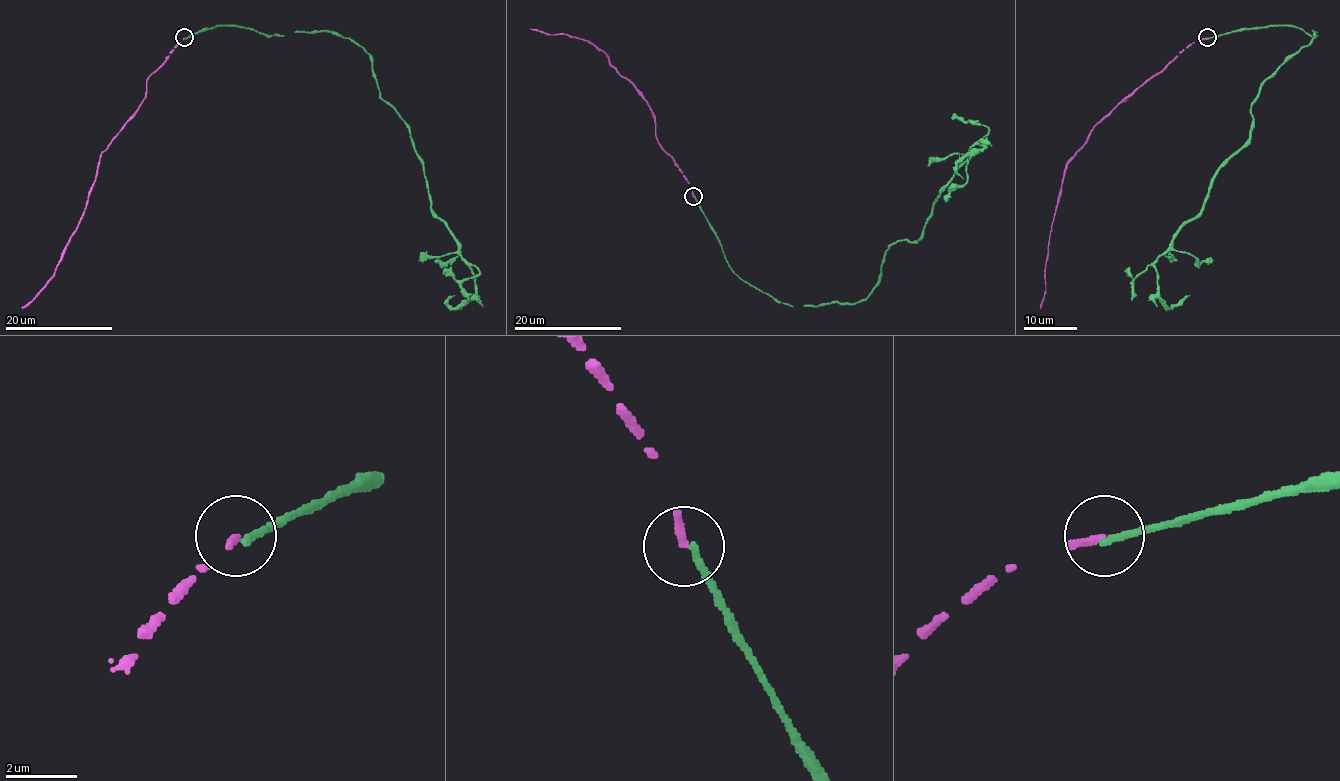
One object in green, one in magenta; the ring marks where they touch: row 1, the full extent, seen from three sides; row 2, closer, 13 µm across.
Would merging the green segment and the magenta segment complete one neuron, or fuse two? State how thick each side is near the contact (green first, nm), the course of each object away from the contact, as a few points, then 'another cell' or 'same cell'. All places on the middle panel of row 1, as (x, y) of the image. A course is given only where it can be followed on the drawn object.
180 nm thick on the green side, 200 nm on the other; green runs (693, 197), (743, 280), (824, 306), (867, 296), (888, 248), (919, 238), (982, 146), (964, 178); magenta runs (693, 197), (679, 166), (656, 136), (650, 107), (607, 57), (595, 45), (577, 37), (531, 29); another cell

